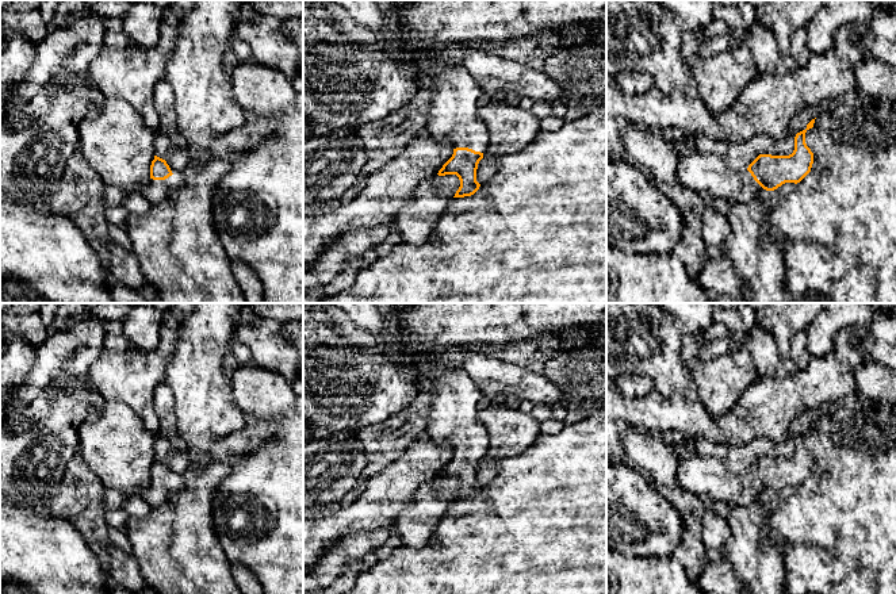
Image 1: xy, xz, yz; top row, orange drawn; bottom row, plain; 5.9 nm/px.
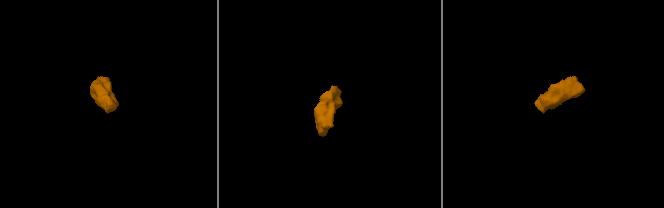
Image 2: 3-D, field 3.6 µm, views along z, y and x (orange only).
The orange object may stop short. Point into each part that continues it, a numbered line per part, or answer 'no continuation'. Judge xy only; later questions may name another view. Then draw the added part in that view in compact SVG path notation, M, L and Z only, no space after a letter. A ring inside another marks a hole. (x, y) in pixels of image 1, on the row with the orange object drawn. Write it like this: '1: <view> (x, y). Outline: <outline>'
1: xy (156, 191). Outline: M172 175L165 180L153 180L141 187L138 192L152 204L157 206L184 191L183 175Z

